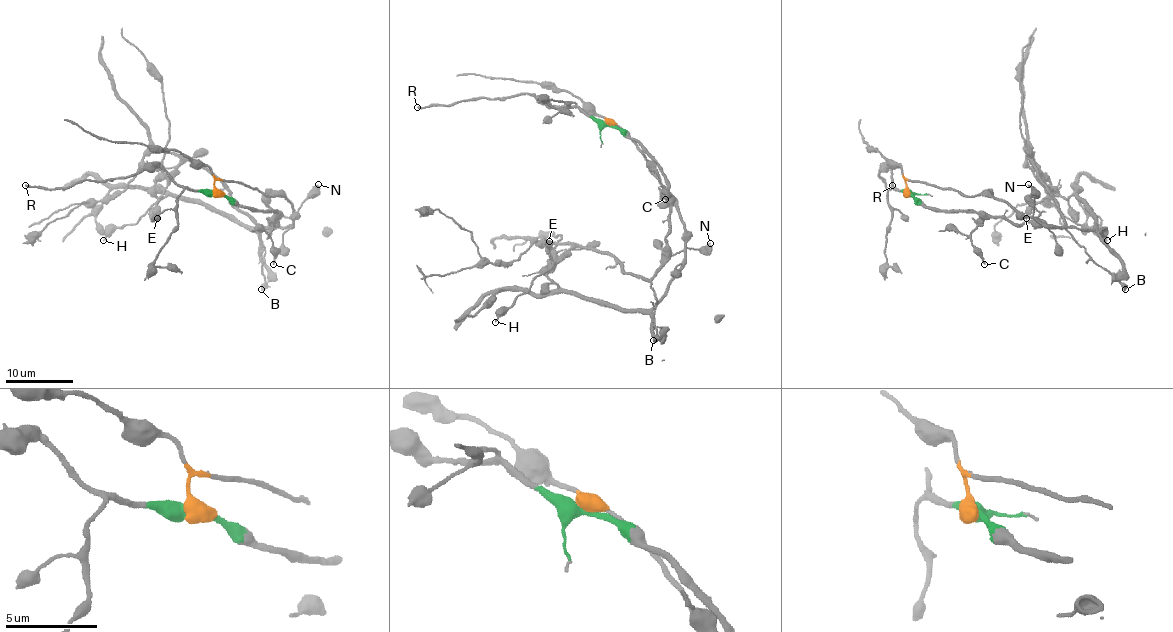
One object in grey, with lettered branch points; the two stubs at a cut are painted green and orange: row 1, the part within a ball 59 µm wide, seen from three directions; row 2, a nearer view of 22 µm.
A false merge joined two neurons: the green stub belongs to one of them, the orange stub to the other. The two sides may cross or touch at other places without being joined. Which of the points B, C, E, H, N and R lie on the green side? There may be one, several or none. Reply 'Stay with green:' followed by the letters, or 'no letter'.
Stay with green: B, C, E, H, R

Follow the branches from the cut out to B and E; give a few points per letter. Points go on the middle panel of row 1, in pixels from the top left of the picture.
B: (608, 125), (624, 129), (647, 154), (664, 178), (669, 198), (664, 263), (651, 288), (656, 300), (652, 341)
E: (608, 125), (624, 129), (664, 178), (664, 263), (642, 280), (612, 256), (581, 246), (554, 263), (549, 241)

